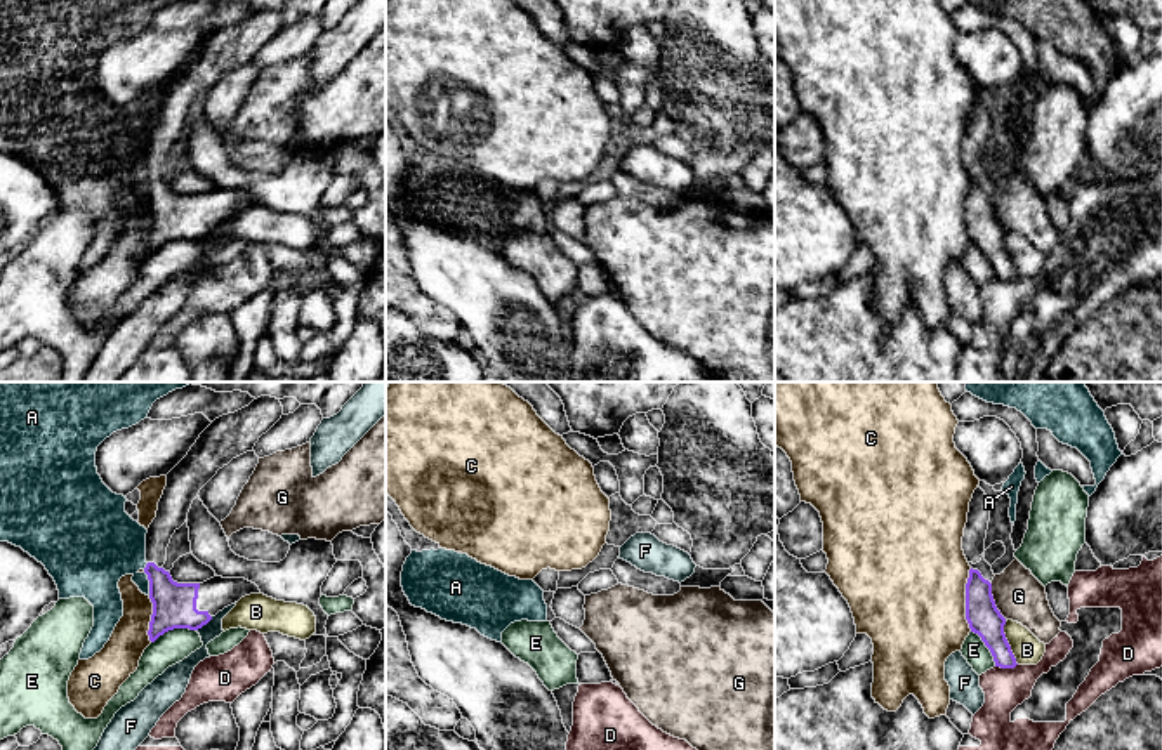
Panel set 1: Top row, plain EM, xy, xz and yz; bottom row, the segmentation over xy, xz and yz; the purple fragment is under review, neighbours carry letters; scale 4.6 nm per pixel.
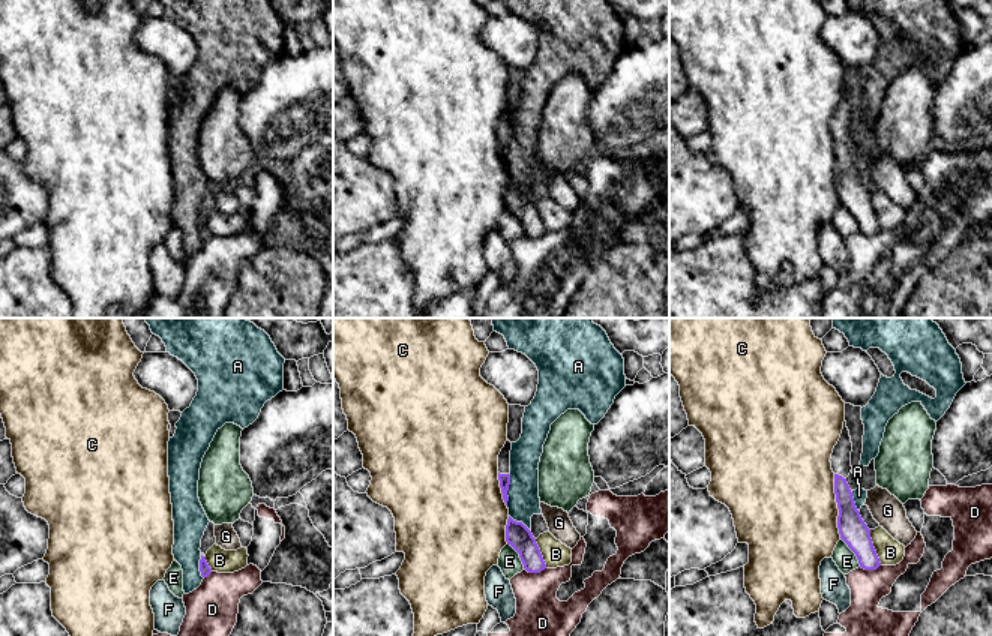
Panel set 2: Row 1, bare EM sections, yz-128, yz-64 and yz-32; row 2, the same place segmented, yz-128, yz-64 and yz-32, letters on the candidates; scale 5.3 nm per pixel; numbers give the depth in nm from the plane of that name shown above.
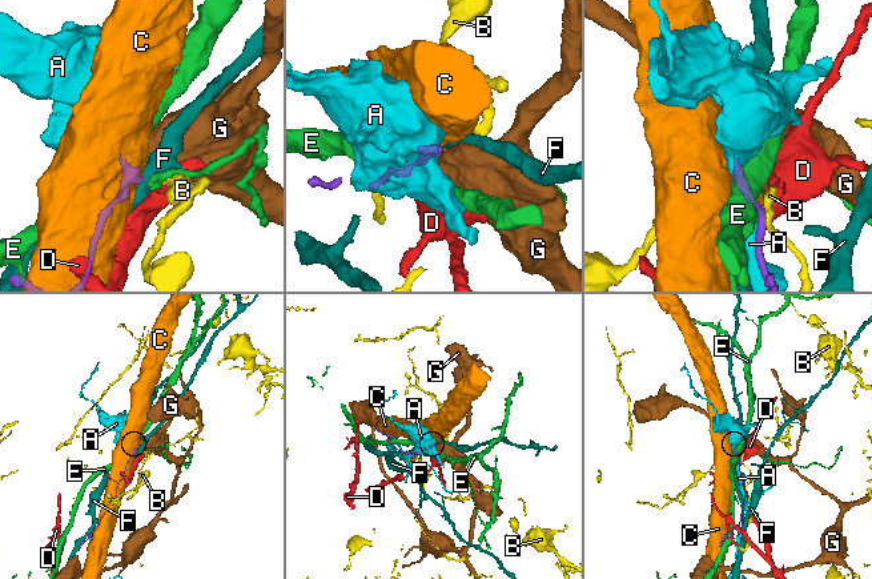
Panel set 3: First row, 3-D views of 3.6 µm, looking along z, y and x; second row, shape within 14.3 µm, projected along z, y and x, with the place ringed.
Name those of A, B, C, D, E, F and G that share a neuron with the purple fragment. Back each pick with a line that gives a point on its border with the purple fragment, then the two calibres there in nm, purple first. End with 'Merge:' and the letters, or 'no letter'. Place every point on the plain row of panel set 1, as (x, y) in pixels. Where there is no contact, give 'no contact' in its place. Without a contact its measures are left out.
Merge: no letter

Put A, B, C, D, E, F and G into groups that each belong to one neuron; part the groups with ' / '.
A / B / C / D / E / F / G

